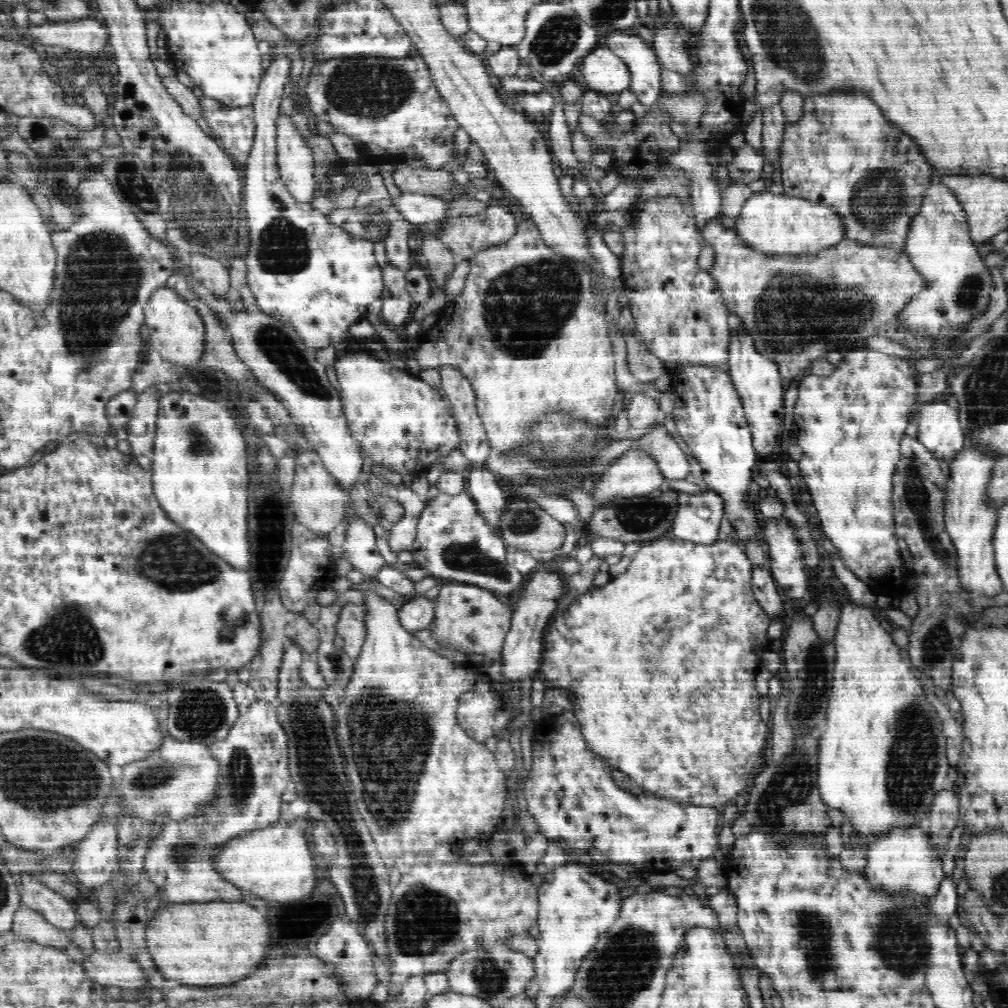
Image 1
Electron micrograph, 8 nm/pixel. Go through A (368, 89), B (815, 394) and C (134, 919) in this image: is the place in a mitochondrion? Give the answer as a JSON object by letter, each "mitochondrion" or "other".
{"A":"mitochondrion","B":"other","C":"other"}

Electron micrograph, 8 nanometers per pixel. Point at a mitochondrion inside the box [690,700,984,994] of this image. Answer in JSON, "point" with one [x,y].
{"point":[901,942]}

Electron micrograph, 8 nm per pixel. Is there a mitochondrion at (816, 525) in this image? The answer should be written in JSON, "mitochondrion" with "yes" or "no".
{"mitochondrion":"no"}

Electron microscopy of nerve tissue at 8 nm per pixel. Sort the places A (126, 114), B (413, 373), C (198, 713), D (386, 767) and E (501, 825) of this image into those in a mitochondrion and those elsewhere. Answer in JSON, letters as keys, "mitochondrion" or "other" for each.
{"A":"other","B":"other","C":"mitochondrion","D":"mitochondrion","E":"other"}

